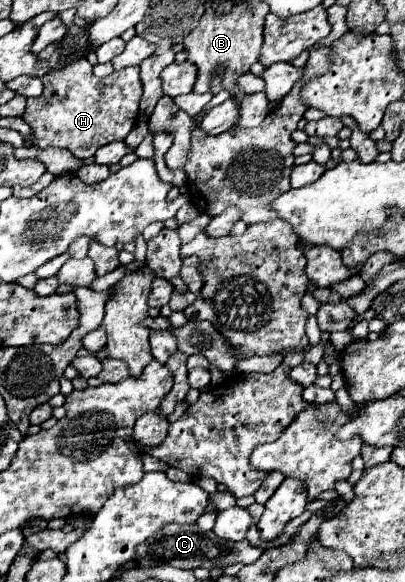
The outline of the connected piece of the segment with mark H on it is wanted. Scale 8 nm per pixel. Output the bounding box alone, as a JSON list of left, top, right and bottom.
[22,60,142,158]

